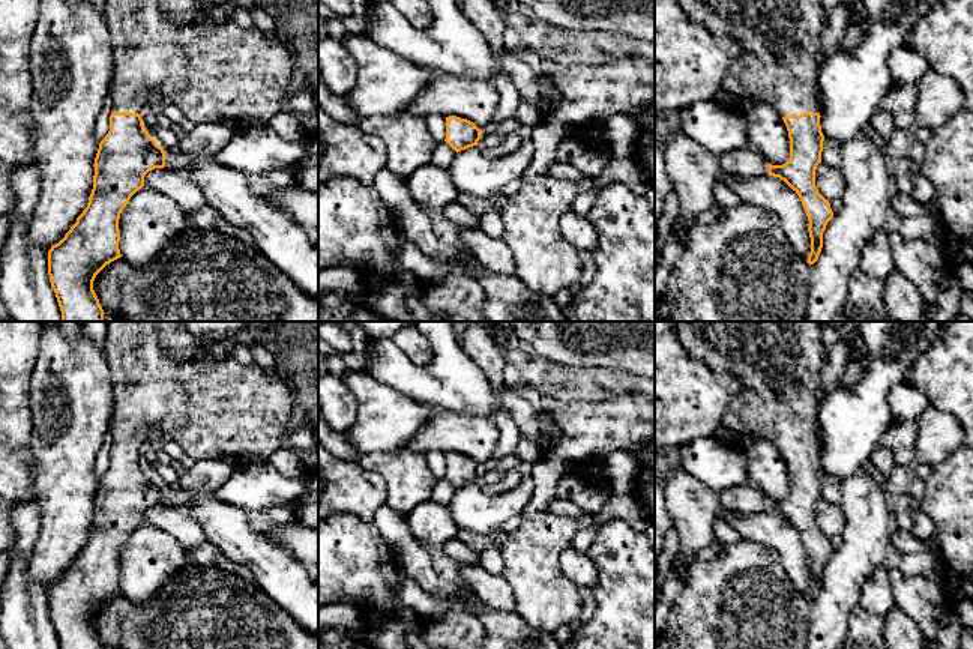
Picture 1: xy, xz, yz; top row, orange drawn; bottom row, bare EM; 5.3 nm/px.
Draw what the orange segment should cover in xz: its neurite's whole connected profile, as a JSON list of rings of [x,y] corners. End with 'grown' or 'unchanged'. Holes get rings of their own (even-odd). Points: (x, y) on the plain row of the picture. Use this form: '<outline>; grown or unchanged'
[[[456,452],[446,454],[444,478],[458,490],[477,482],[482,467],[470,457]]]; unchanged

